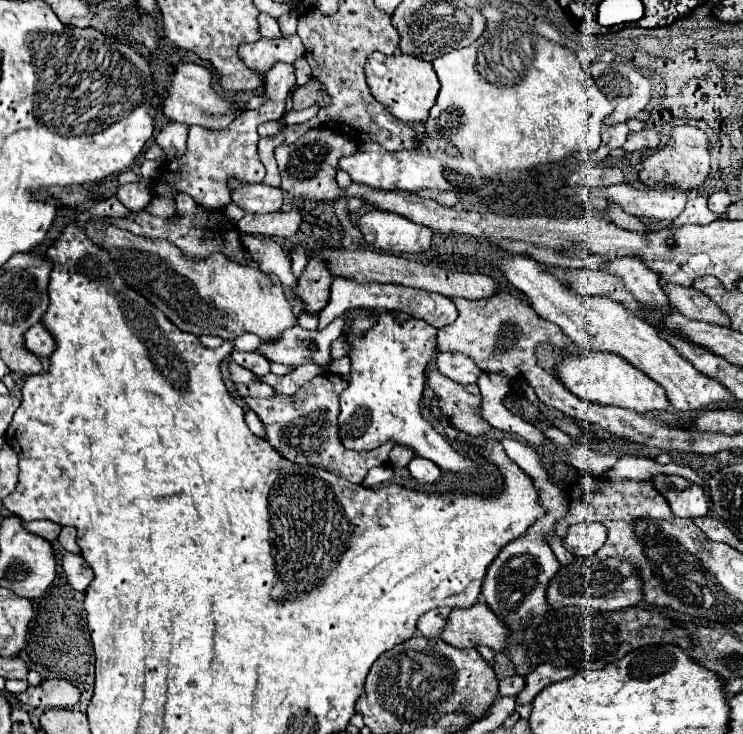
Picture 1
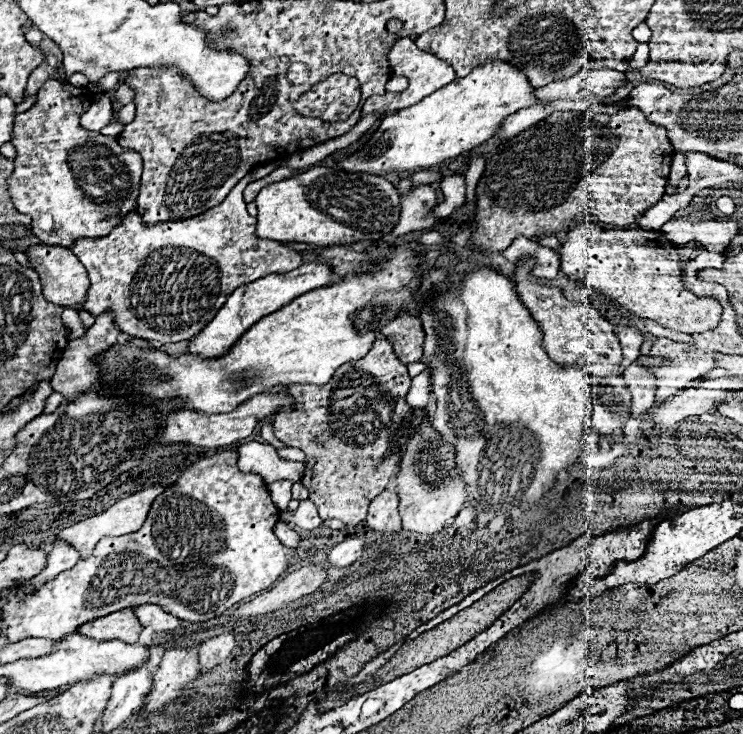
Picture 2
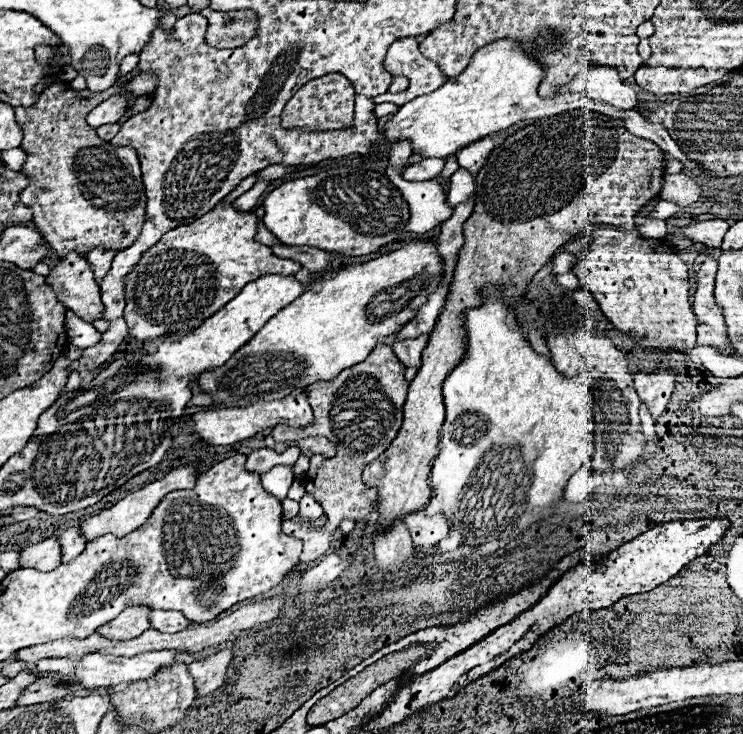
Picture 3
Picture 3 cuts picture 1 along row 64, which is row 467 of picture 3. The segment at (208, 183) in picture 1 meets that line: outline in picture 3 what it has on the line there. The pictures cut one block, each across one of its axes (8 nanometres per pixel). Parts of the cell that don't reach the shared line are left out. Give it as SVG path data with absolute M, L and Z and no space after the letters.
M274 466L270 472L262 474L260 478L262 478L262 486L264 486L270 494L278 496L280 500L286 498L288 490L290 490L290 486L292 486L292 482L294 482L292 466Z

